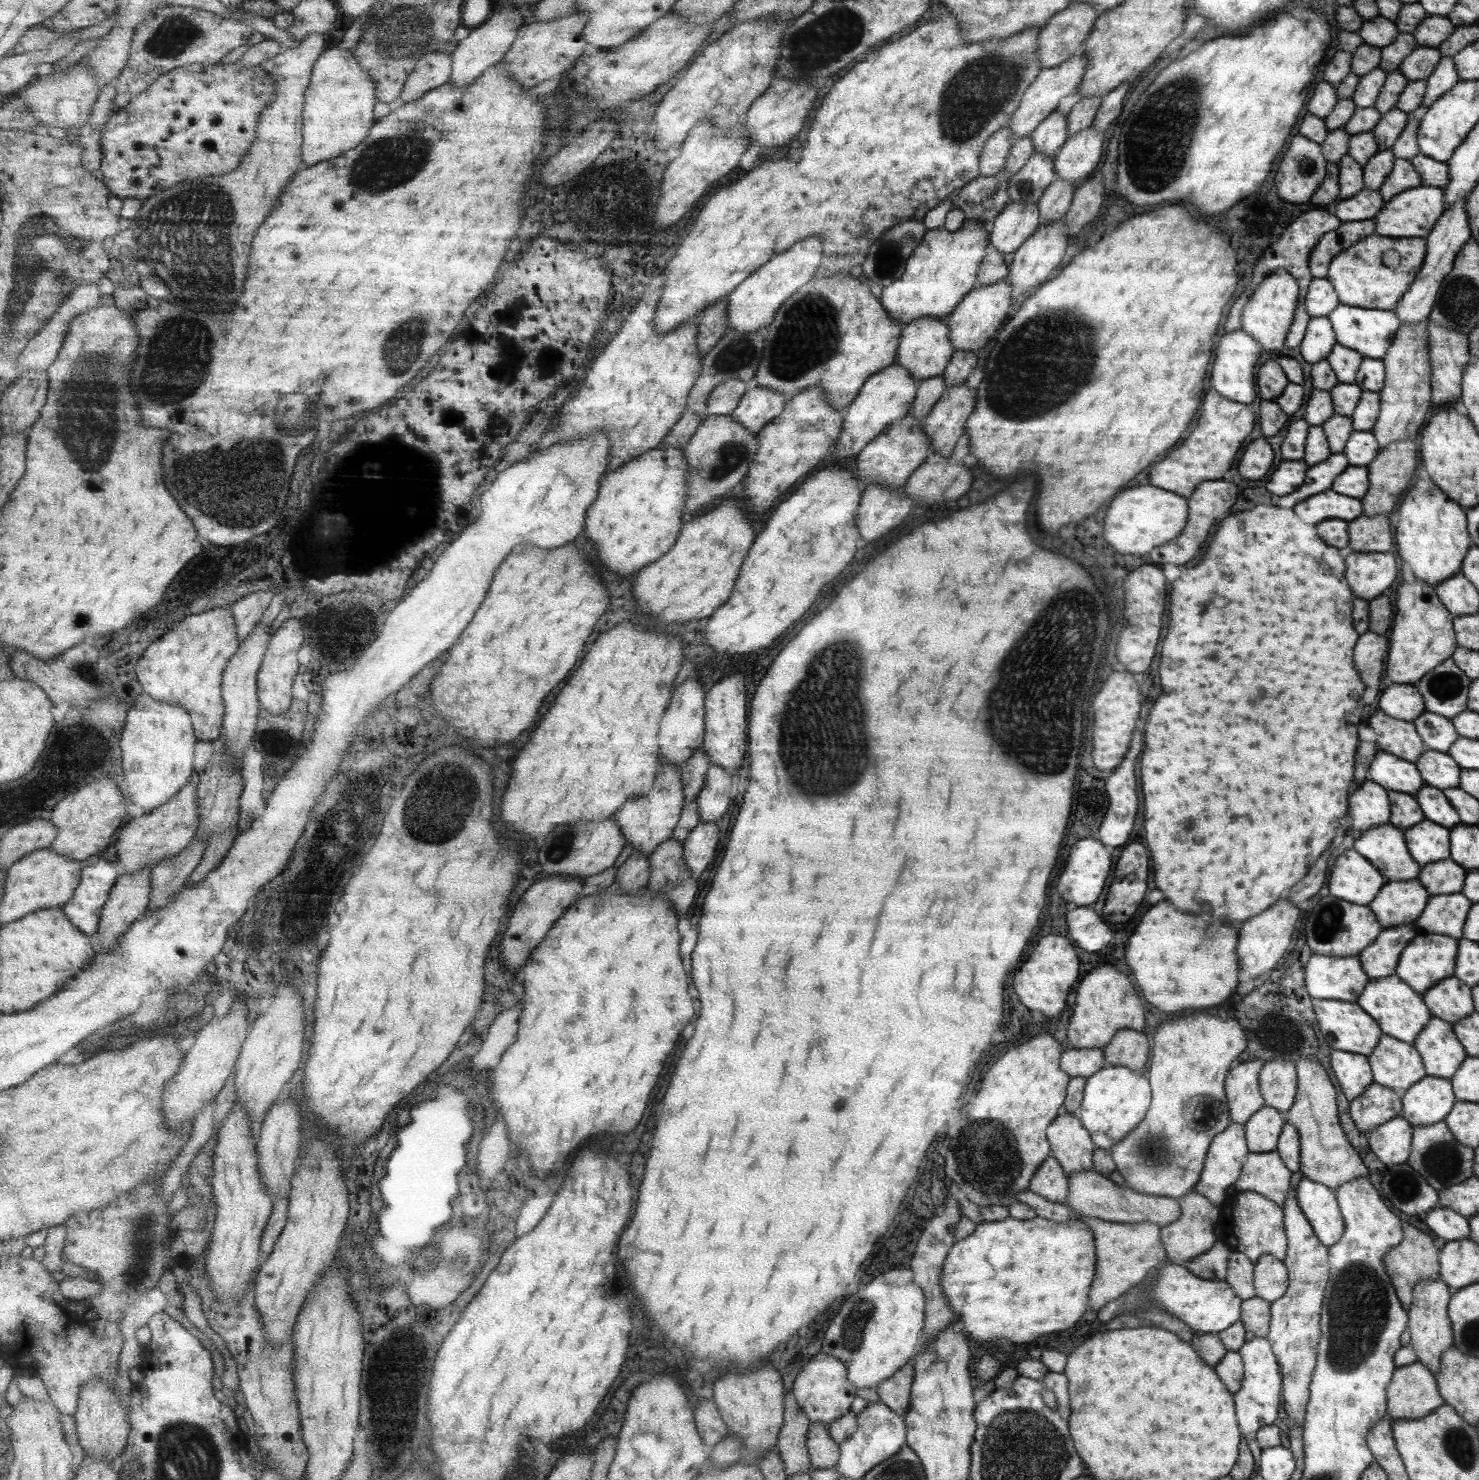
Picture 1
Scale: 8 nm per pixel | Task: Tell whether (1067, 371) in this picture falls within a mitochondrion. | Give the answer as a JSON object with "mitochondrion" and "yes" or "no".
{"mitochondrion":"yes"}

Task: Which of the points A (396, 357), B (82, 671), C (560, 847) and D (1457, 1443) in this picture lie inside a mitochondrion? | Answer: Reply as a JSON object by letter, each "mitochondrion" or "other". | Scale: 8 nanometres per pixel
{"A":"mitochondrion","B":"mitochondrion","C":"mitochondrion","D":"mitochondrion"}

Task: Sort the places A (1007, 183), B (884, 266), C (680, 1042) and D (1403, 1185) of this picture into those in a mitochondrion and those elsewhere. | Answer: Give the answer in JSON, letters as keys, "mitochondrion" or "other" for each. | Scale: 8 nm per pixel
{"A":"other","B":"mitochondrion","C":"other","D":"mitochondrion"}

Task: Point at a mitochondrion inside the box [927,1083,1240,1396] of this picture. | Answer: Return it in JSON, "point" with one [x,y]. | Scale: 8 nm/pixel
{"point":[1006,1168]}

